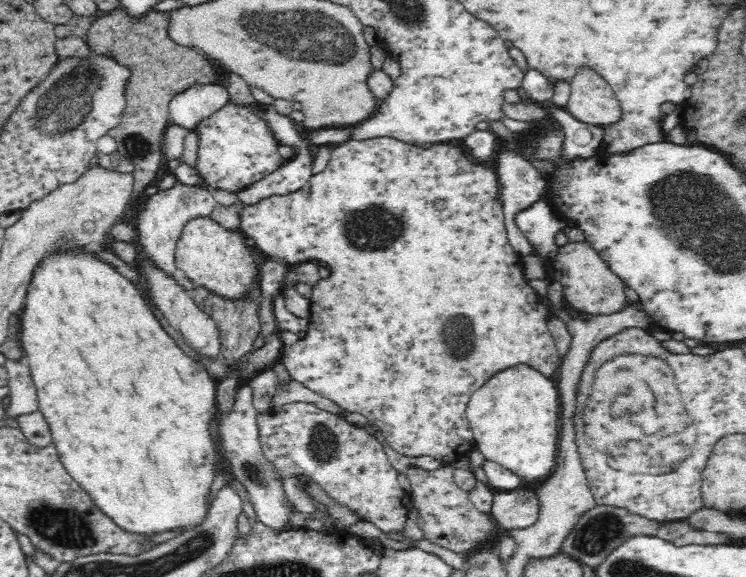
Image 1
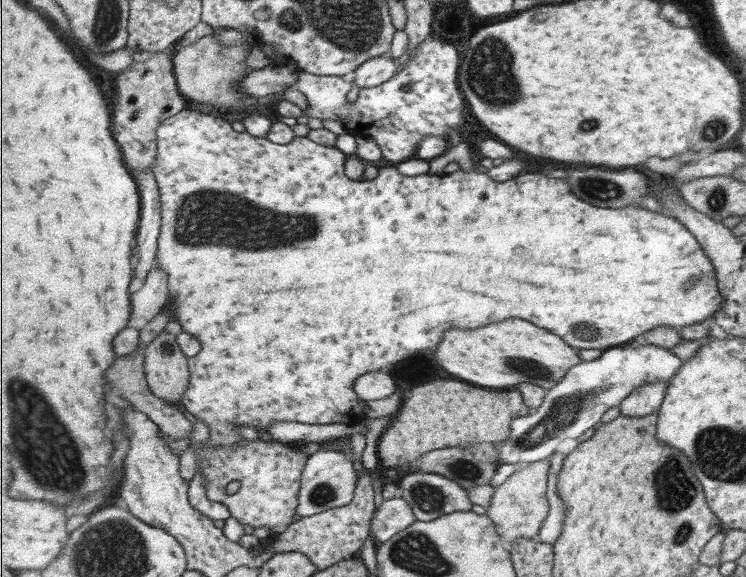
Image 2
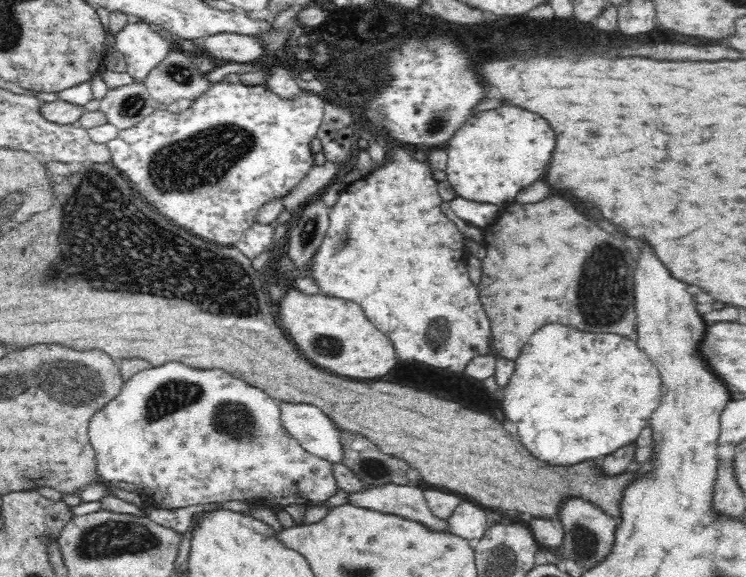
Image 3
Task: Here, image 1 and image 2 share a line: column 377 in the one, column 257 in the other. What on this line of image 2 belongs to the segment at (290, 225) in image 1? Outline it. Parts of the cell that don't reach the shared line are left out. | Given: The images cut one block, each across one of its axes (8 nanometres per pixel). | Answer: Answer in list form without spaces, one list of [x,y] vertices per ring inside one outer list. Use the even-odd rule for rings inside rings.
[[[185,109],[168,118],[161,123],[158,128],[158,153],[157,159],[153,162],[153,171],[157,177],[157,183],[159,183],[159,188],[161,188],[161,194],[163,194],[163,230],[161,230],[161,238],[159,238],[159,262],[161,262],[161,268],[165,270],[165,273],[169,272],[169,292],[171,293],[171,305],[173,305],[173,316],[174,320],[177,320],[183,325],[183,330],[185,333],[193,334],[197,336],[199,340],[203,340],[203,350],[201,354],[195,357],[190,357],[190,372],[191,372],[191,383],[189,383],[189,390],[187,393],[183,394],[182,409],[186,413],[191,414],[191,416],[201,419],[209,427],[210,442],[212,446],[217,446],[218,448],[232,448],[232,446],[240,446],[242,440],[244,440],[239,434],[236,434],[233,430],[235,425],[247,425],[249,427],[261,427],[265,431],[276,422],[301,422],[302,424],[359,424],[366,420],[365,417],[365,404],[363,404],[363,398],[355,392],[355,381],[359,380],[359,377],[368,372],[378,371],[381,368],[387,370],[389,366],[397,364],[399,360],[407,358],[407,356],[413,356],[415,352],[425,352],[429,348],[437,348],[437,344],[443,340],[443,334],[453,328],[453,326],[459,326],[459,328],[477,328],[477,326],[485,326],[485,324],[491,324],[495,322],[501,322],[507,320],[509,316],[511,318],[523,318],[545,328],[551,330],[553,334],[559,334],[569,346],[574,346],[577,349],[589,350],[589,348],[596,348],[597,350],[606,351],[611,347],[626,346],[630,344],[634,338],[644,335],[647,330],[655,330],[659,326],[671,326],[671,328],[682,328],[686,326],[691,326],[691,324],[699,324],[701,320],[705,322],[707,318],[711,316],[716,316],[720,314],[721,306],[723,306],[723,300],[725,297],[721,294],[721,290],[718,288],[718,278],[717,271],[715,271],[715,265],[711,261],[711,257],[707,255],[707,251],[703,249],[703,245],[699,242],[699,239],[695,237],[683,222],[670,217],[664,212],[652,212],[644,207],[638,207],[629,205],[623,208],[599,208],[599,206],[593,206],[593,204],[587,204],[583,202],[581,198],[573,196],[571,190],[569,190],[569,184],[565,180],[549,180],[545,178],[543,174],[534,173],[524,173],[523,175],[517,174],[512,179],[503,182],[495,182],[487,176],[485,170],[482,170],[479,166],[478,159],[480,155],[476,155],[475,165],[472,170],[463,171],[459,169],[453,174],[429,174],[424,173],[416,176],[405,176],[399,173],[399,170],[392,165],[390,167],[380,167],[379,174],[372,180],[358,181],[355,179],[349,180],[348,176],[345,176],[345,162],[348,161],[350,156],[345,156],[345,152],[341,152],[336,146],[323,146],[313,142],[311,138],[297,136],[289,144],[279,144],[276,142],[271,142],[267,137],[259,138],[255,135],[249,134],[247,131],[235,132],[231,128],[231,122],[221,119],[218,116],[207,115],[201,112],[193,111],[191,109]],[[193,250],[199,250],[197,254],[201,254],[199,258],[191,258],[191,254],[195,254]],[[211,254],[211,256],[207,256]],[[221,256],[227,256],[227,258],[221,258]],[[235,256],[235,258],[233,258]],[[237,256],[249,256],[249,258],[237,258]],[[257,256],[257,258],[253,258]],[[239,274],[239,276],[237,276]],[[719,294],[719,296],[717,296]],[[403,324],[403,326],[401,326]],[[437,328],[437,332],[435,332]],[[435,332],[435,334],[433,334]]]

